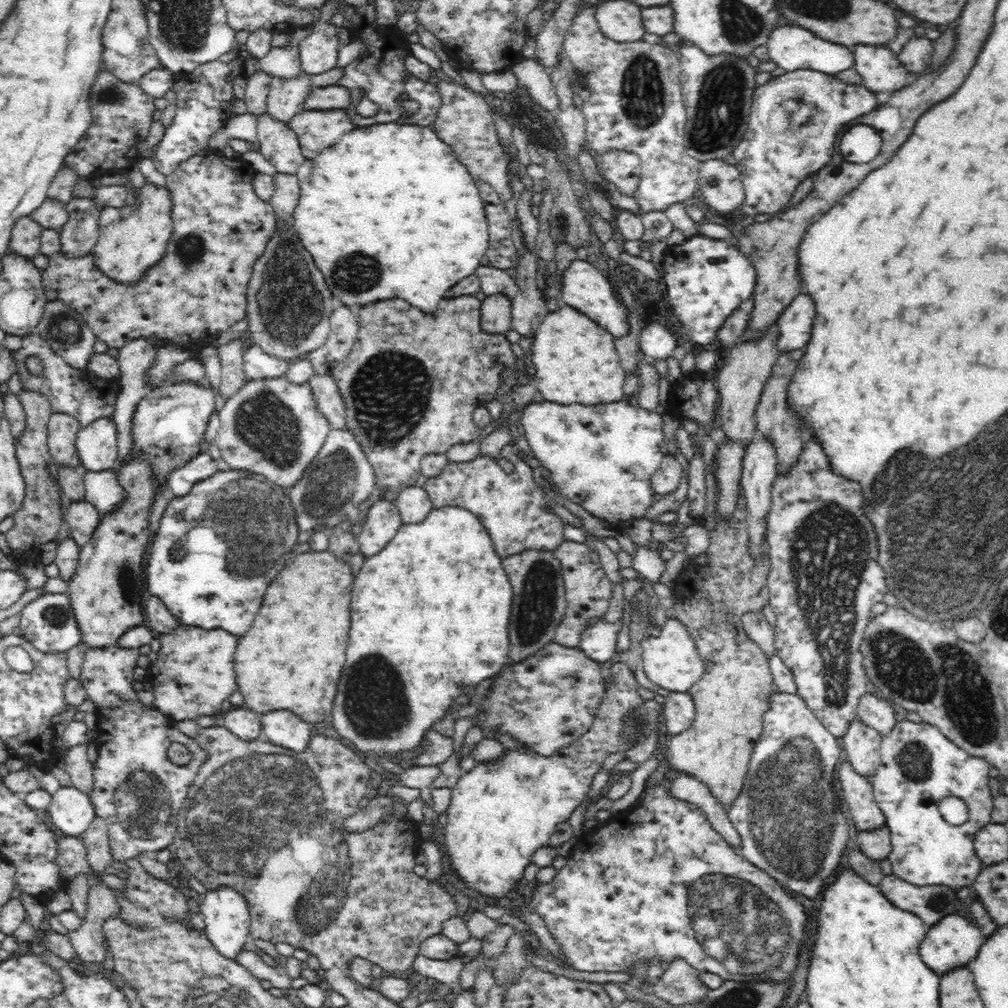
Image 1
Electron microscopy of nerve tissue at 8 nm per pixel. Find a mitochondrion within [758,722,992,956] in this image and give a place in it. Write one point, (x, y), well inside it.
(916, 764)

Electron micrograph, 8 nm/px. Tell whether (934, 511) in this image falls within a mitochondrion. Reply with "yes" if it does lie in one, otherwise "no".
yes

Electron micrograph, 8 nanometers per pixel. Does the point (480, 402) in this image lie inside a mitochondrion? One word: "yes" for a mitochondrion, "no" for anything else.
no

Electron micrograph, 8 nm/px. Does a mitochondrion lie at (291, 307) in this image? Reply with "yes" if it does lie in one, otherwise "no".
yes

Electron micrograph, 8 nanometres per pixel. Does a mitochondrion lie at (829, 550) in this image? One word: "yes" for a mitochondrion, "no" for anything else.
yes

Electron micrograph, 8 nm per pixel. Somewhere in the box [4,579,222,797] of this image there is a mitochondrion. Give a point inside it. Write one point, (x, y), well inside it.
(55, 616)

